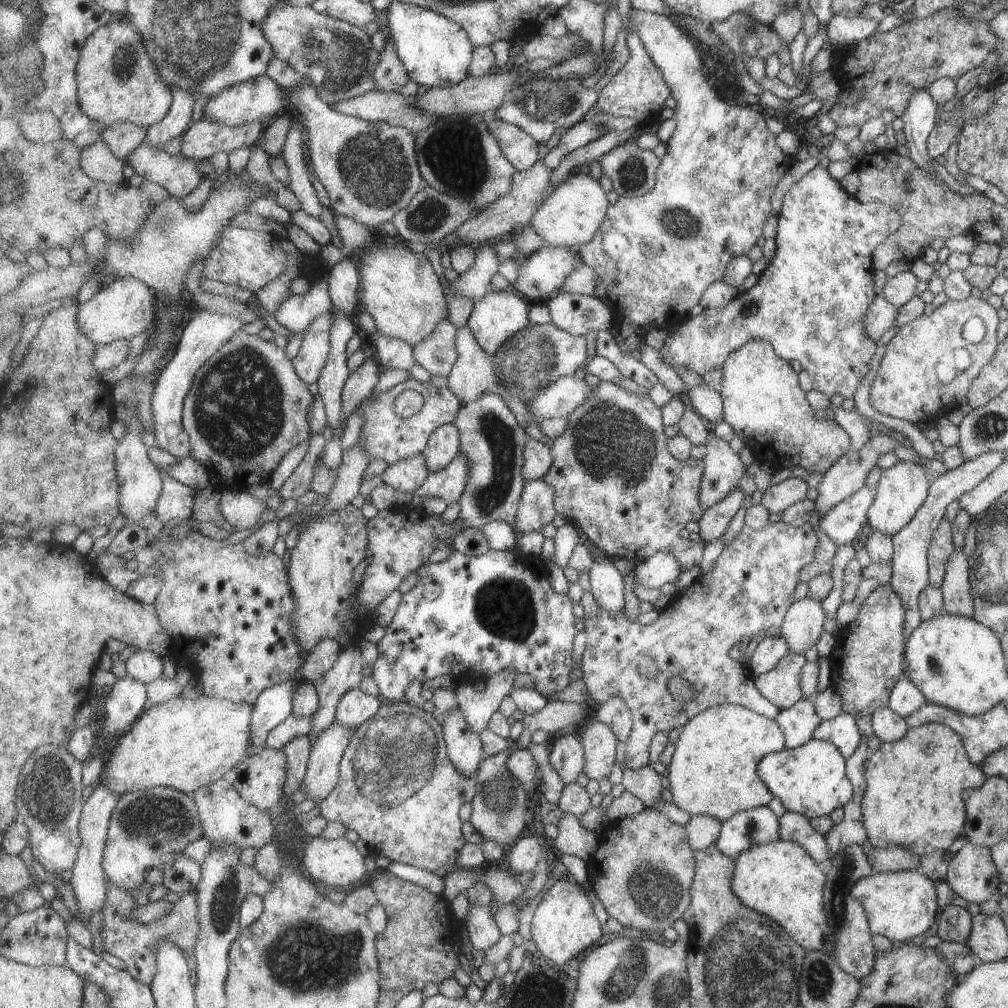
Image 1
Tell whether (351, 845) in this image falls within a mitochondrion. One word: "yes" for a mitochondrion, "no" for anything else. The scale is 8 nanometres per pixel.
no

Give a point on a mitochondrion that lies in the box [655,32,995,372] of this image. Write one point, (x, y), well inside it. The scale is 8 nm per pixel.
(973, 43)

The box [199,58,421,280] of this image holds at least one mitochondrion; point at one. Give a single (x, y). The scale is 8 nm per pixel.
(373, 166)

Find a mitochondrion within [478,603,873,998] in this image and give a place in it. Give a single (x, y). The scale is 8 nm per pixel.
(654, 888)

